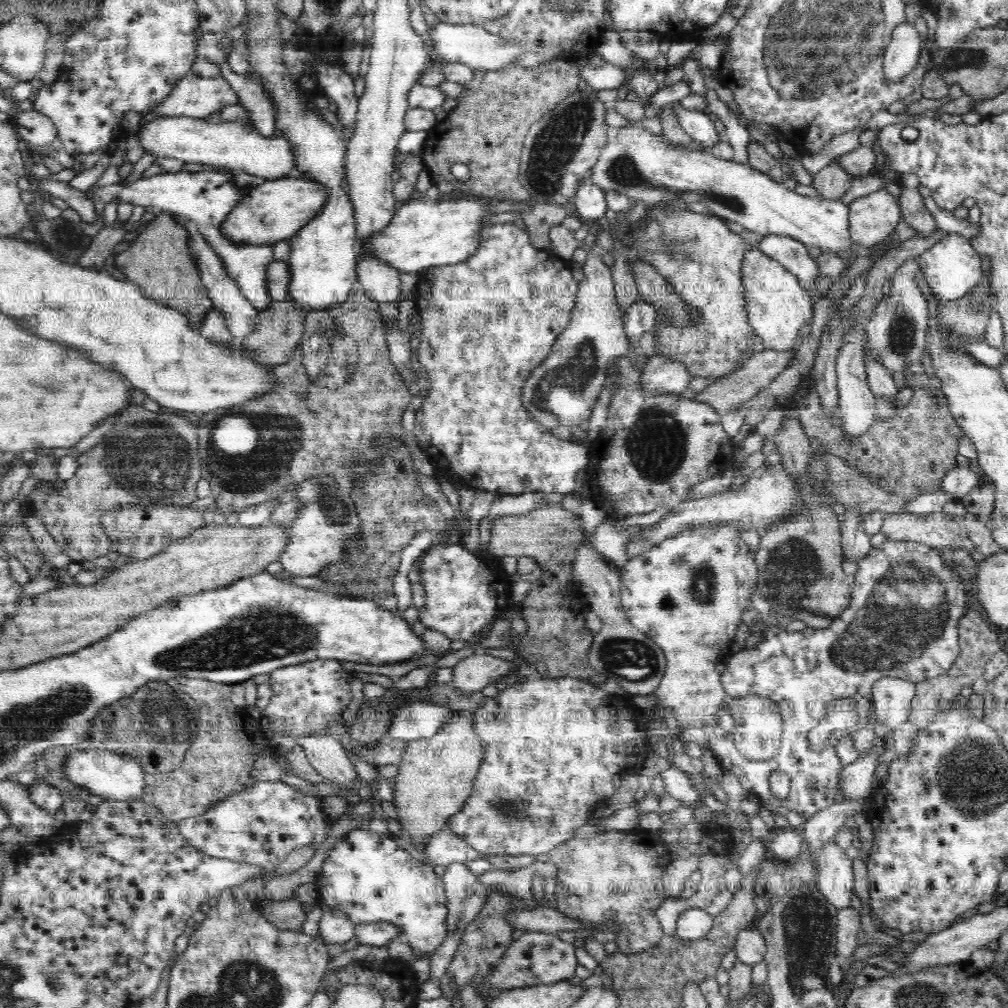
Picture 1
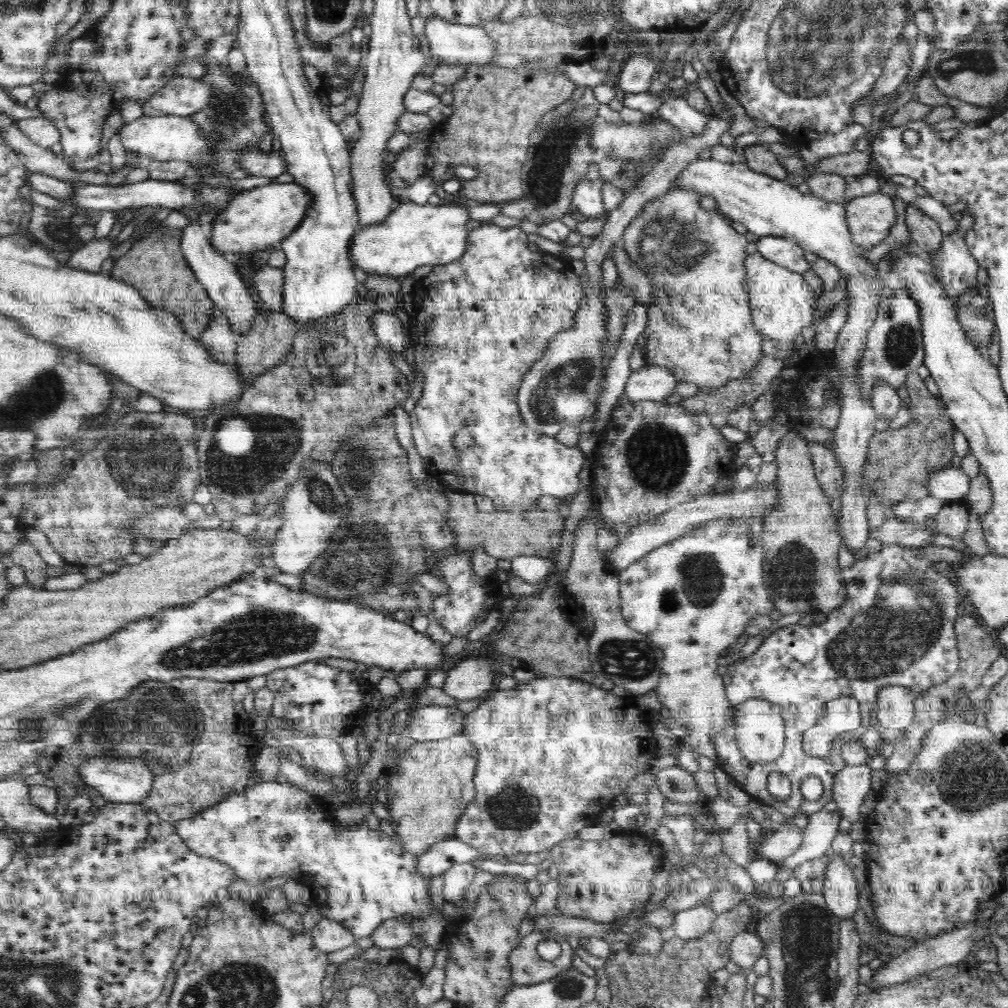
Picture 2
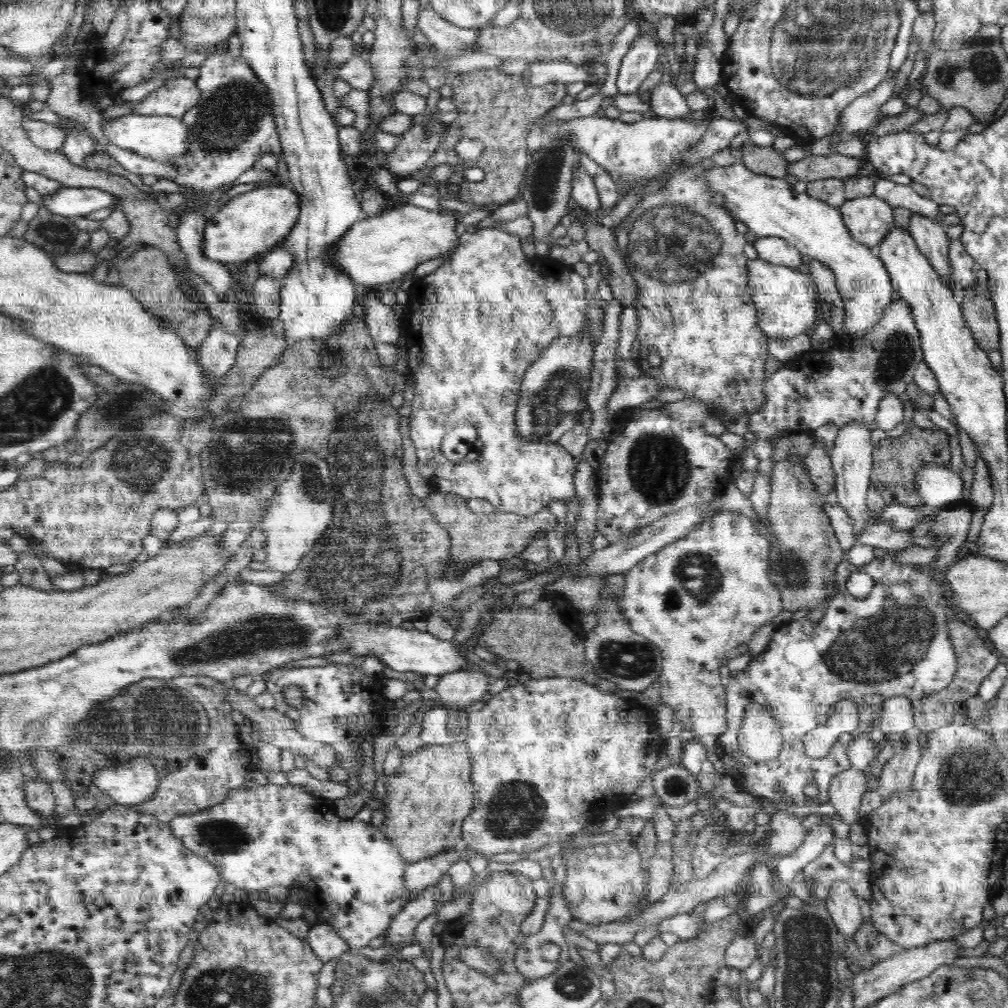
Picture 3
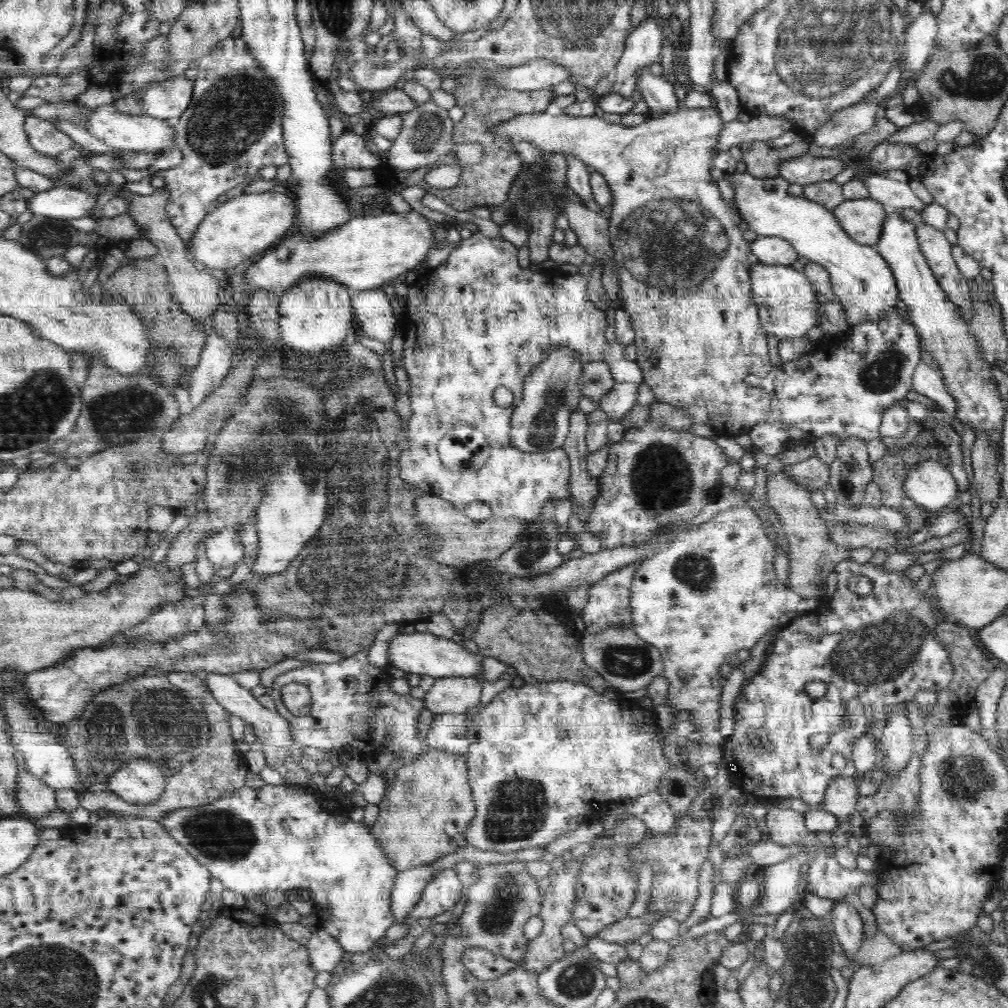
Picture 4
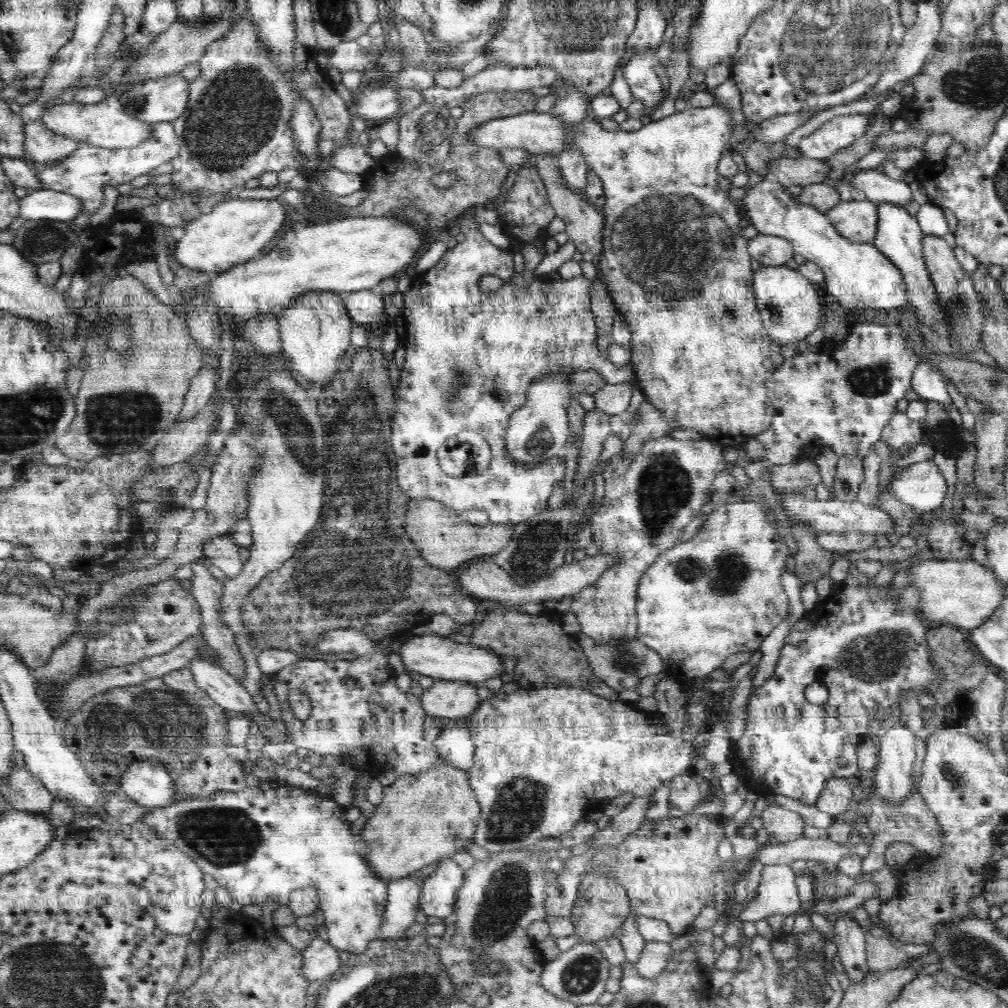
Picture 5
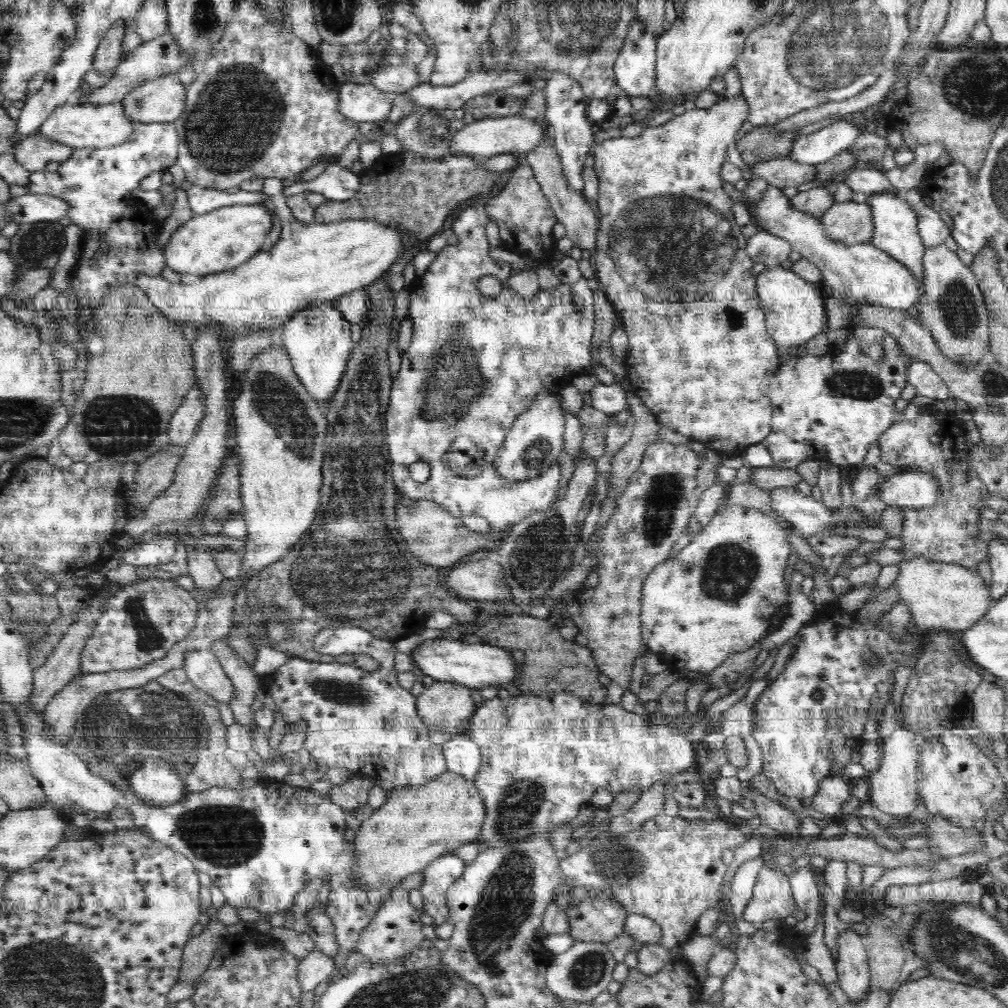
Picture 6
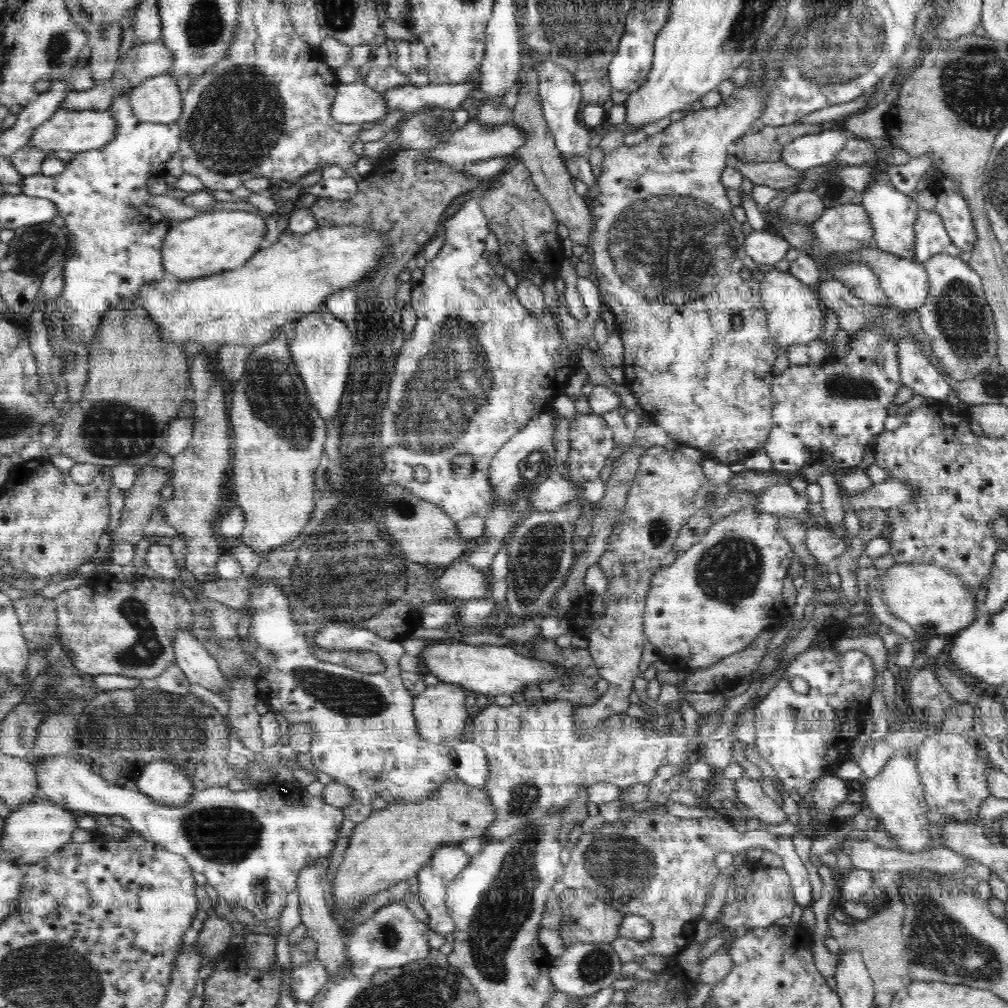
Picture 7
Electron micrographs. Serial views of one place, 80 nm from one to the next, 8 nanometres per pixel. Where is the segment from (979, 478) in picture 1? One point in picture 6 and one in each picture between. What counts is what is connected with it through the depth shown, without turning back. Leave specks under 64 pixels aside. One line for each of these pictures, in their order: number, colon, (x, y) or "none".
2: (951, 485)
3: (938, 486)
4: (929, 484)
5: (921, 485)
6: (912, 488)

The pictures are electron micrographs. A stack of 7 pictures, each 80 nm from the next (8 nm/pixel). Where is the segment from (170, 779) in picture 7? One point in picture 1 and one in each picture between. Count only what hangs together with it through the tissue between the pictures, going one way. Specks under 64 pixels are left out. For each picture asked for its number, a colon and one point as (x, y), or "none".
1: (106, 774)
2: (122, 780)
3: (134, 782)
4: (142, 782)
5: (148, 783)
6: (156, 783)

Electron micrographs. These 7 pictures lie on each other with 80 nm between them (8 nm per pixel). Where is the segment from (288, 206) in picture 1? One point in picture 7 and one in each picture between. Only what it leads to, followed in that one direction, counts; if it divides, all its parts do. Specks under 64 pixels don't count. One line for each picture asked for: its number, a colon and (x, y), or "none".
2: (259, 219)
3: (258, 221)
4: (244, 226)
5: (234, 232)
6: (213, 242)
7: (211, 243)

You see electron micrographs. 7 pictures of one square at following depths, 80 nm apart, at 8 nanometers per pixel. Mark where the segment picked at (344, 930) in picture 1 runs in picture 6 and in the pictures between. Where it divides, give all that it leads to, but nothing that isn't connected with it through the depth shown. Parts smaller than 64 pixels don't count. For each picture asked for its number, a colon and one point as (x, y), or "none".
2: (328, 936)
3: (324, 941)
4: (324, 952)
5: (320, 960)
6: (316, 970)

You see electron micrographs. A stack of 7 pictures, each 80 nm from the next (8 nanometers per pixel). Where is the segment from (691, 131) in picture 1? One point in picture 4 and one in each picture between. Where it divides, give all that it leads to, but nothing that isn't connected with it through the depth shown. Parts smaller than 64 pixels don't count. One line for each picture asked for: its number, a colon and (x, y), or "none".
2: (676, 110)
3: (665, 100)
4: (658, 93)

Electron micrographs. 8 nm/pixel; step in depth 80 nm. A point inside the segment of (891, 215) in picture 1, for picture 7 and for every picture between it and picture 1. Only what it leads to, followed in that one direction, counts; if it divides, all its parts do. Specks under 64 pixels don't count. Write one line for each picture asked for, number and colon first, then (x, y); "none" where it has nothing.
2: (870, 218)
3: (868, 219)
4: (862, 220)
5: (856, 220)
6: (849, 223)
7: (845, 229)

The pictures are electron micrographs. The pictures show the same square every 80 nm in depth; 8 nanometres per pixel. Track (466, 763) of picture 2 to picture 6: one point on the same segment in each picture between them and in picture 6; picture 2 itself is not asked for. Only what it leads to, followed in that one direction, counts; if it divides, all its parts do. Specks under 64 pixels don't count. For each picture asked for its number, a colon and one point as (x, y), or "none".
3: (424, 807)
4: (427, 809)
5: (425, 817)
6: (417, 825)

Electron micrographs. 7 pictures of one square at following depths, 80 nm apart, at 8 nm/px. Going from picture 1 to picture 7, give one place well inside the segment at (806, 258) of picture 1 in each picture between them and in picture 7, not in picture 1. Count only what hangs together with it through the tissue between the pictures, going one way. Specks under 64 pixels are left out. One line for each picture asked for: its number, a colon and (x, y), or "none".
2: (782, 251)
3: (776, 250)
4: (770, 250)
5: (769, 250)
6: (767, 249)
7: (764, 247)

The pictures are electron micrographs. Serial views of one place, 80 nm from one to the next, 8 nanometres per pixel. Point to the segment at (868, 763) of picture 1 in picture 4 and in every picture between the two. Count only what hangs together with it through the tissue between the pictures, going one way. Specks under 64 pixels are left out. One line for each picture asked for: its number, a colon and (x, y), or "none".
2: (852, 784)
3: (847, 789)
4: (841, 797)

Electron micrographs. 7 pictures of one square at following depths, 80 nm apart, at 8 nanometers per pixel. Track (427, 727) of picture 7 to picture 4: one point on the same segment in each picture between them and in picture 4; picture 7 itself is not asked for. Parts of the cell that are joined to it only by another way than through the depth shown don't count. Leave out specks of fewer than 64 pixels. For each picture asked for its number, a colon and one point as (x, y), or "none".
4: (456, 695)
5: (454, 701)
6: (447, 707)

